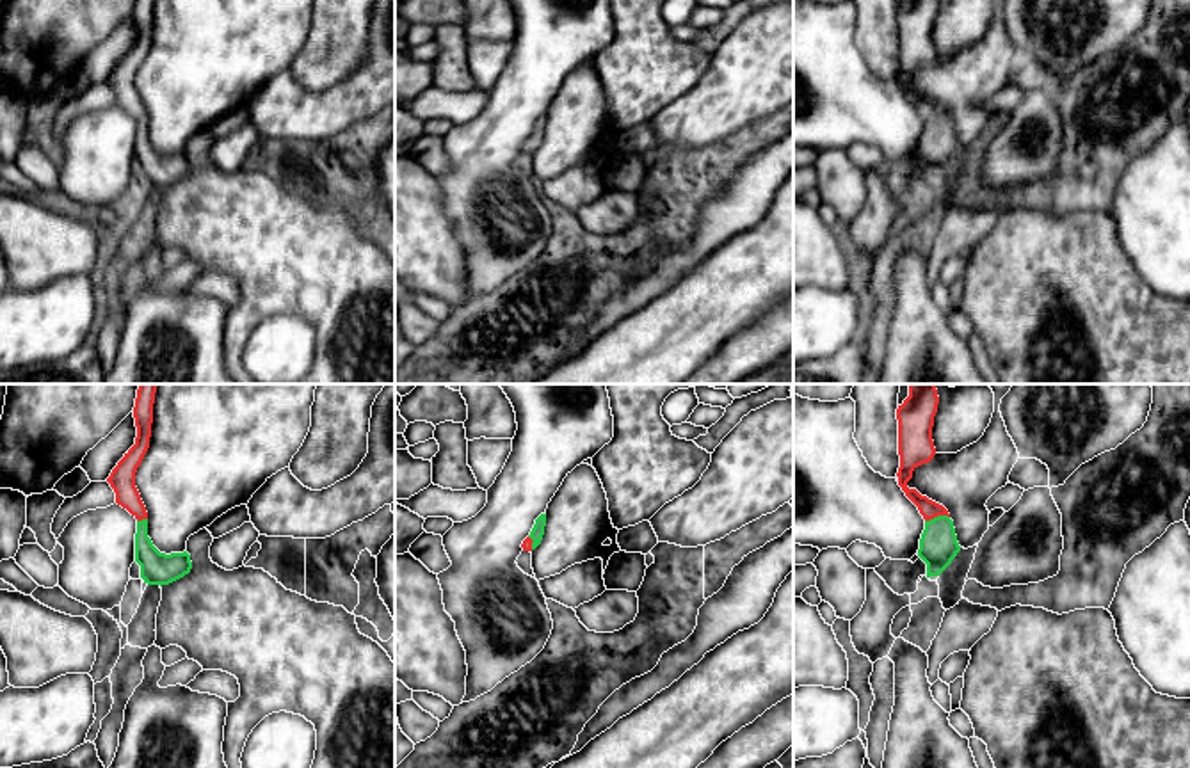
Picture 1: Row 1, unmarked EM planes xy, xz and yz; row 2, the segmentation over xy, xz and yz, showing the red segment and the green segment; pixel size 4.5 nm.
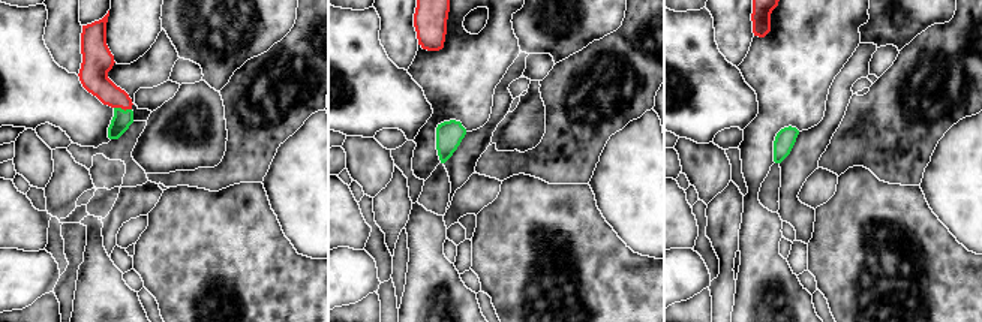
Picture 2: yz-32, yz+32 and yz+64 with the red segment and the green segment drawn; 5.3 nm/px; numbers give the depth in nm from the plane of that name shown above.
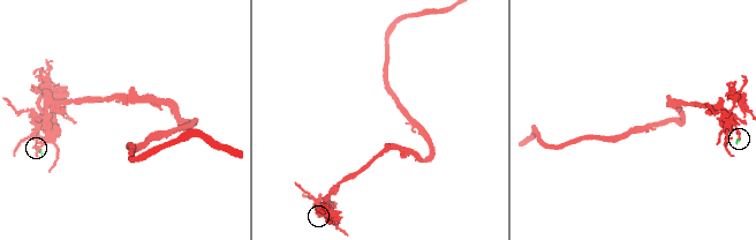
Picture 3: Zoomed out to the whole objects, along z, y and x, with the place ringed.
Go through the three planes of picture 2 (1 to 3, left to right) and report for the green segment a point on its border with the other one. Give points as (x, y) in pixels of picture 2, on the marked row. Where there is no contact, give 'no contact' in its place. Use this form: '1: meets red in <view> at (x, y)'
1: meets red in yz-32 at (123, 108)
2: no contact
3: no contact

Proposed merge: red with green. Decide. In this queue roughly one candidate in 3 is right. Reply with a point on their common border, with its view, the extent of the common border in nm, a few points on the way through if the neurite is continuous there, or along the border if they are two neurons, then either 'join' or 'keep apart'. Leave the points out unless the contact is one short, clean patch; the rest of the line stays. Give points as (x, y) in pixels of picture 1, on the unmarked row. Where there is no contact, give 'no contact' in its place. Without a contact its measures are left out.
yz (936, 118) | 110 nm | across yz (929, 111), (936, 118), (938, 148) | join

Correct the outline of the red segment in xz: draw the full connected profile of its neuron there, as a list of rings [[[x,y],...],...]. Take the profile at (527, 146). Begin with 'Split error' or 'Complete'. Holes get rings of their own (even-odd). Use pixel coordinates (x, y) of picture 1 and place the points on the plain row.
Split error. [[[541,116],[535,121],[535,126],[534,126],[530,137],[521,146],[523,153],[532,153],[541,146],[543,137],[544,137],[544,128],[546,128],[546,116]]]

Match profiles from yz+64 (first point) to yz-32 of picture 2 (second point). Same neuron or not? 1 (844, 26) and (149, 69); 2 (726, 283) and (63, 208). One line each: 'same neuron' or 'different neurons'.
1: same neuron
2: same neuron

